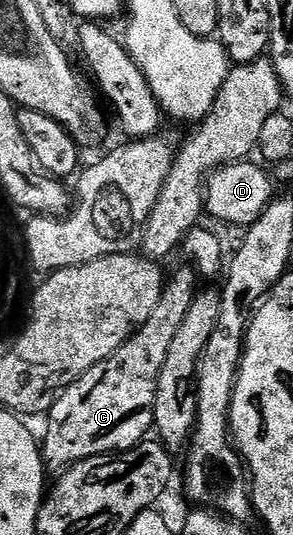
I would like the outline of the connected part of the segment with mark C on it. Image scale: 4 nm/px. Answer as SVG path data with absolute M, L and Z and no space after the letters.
M186 265L182 271L177 271L165 284L161 292L159 305L155 305L155 313L147 317L147 321L134 331L131 338L111 357L99 361L76 383L72 383L67 390L62 391L55 401L55 405L47 412L49 424L45 427L45 443L43 439L43 458L50 468L68 469L75 463L82 463L85 459L94 459L96 455L111 455L123 451L131 451L143 442L145 435L154 430L153 406L157 392L157 378L163 369L163 361L167 361L167 349L171 349L171 340L179 325L187 318L187 309L191 309L191 301L199 290L199 276L192 266Z

